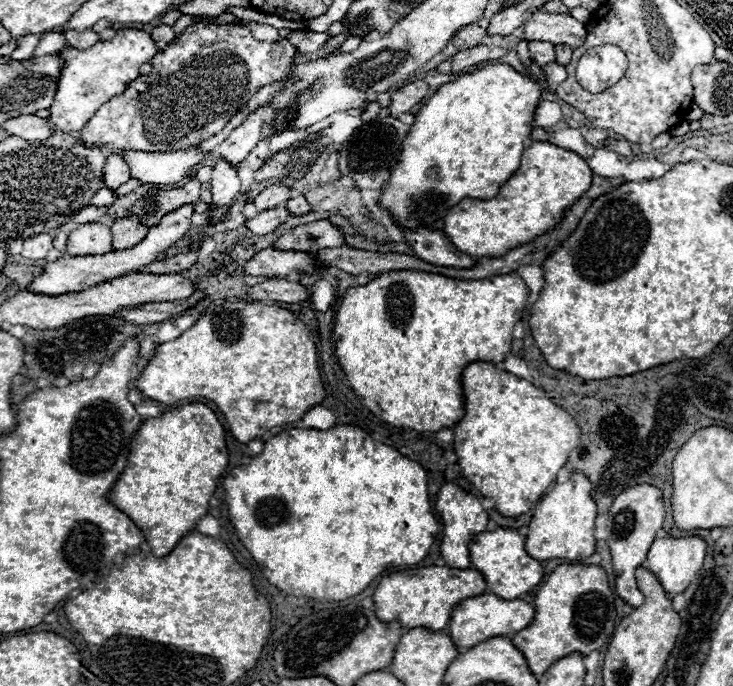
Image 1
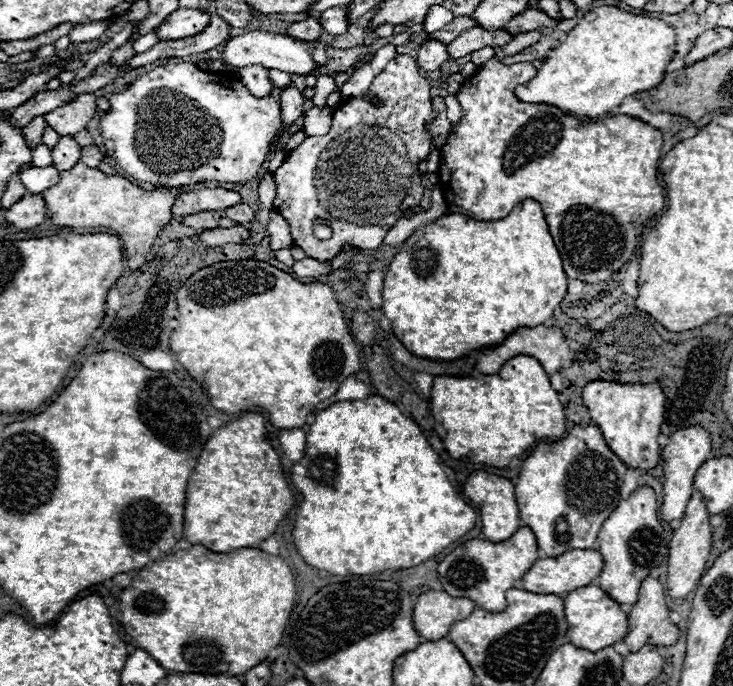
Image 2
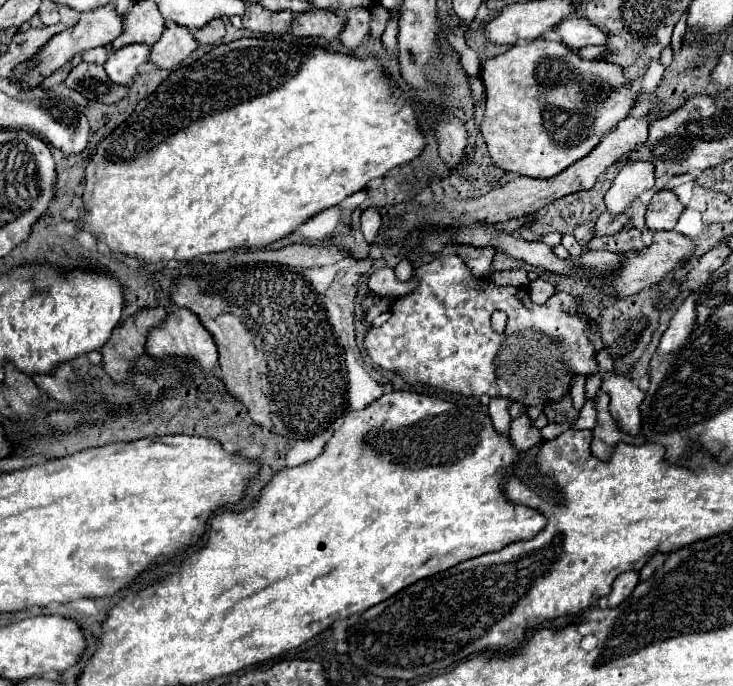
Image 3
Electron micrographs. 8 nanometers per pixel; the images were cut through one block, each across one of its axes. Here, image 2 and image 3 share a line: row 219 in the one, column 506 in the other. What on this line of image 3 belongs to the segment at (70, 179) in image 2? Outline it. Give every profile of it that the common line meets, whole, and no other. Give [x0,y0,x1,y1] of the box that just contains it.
[482,38,636,178]

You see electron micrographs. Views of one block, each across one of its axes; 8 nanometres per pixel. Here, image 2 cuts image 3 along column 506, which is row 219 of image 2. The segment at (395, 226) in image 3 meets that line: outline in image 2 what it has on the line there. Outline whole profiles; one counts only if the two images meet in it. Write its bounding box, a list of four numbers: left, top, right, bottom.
[182,210,220,230]

